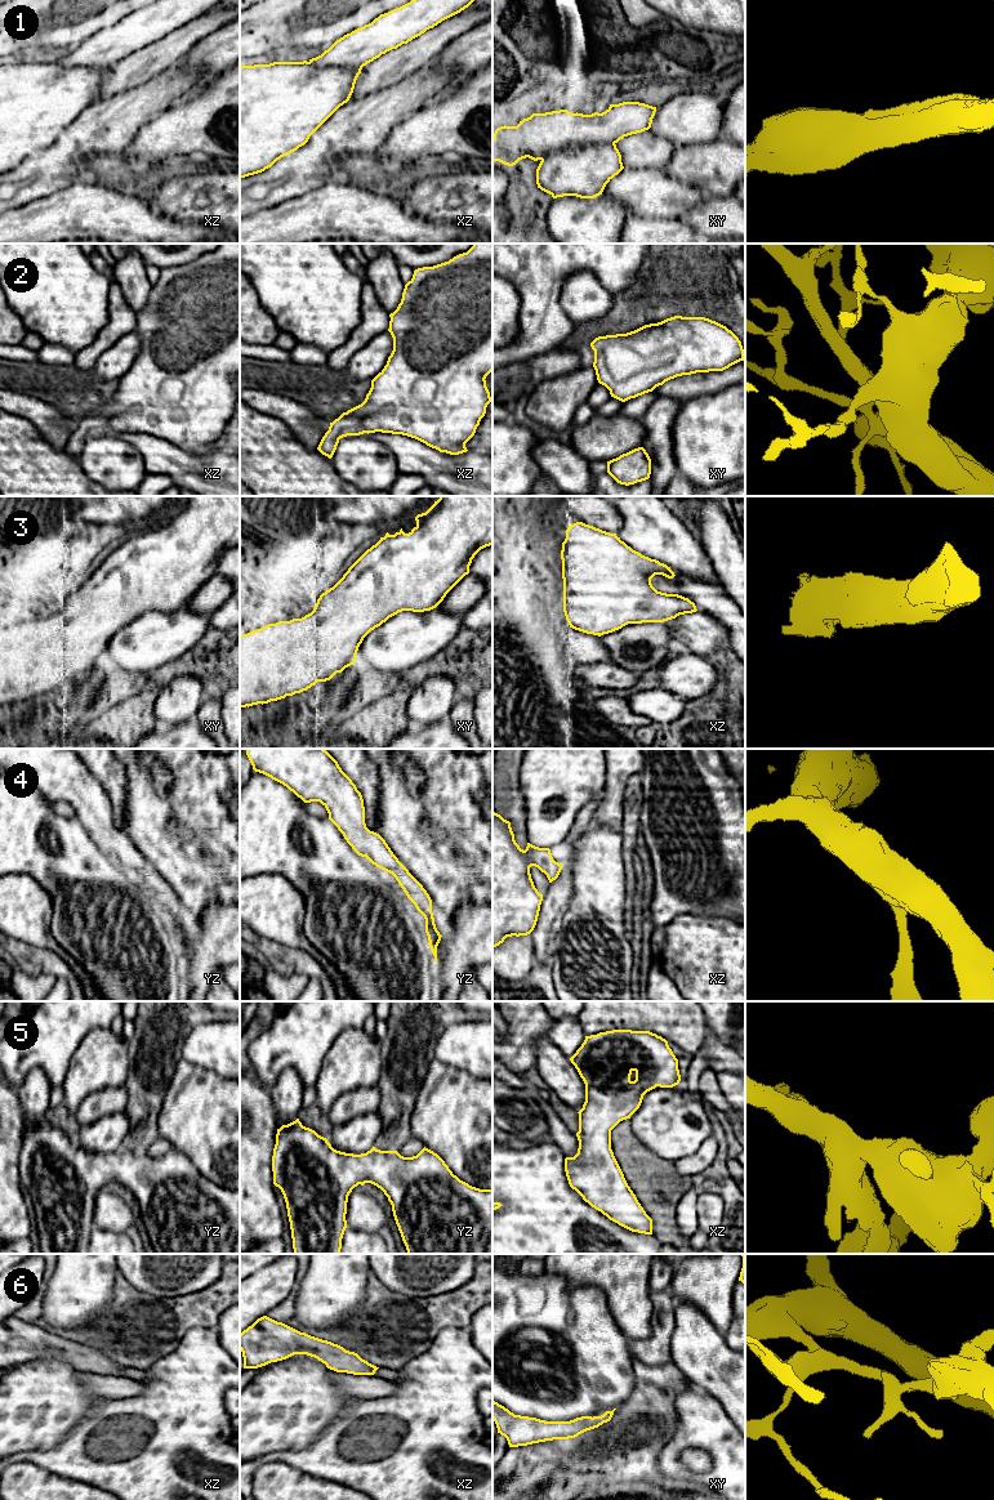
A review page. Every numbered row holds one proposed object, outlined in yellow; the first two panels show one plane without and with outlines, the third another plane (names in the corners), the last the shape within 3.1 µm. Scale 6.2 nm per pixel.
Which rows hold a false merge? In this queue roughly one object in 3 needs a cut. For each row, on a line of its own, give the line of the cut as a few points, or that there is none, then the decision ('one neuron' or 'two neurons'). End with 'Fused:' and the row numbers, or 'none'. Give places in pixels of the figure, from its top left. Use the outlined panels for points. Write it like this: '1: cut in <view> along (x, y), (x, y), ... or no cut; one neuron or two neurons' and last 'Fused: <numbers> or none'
1: cut in xy along (614, 142), (570, 144), (547, 155), (542, 160); two neurons
2: no cut; one neuron
3: no cut; one neuron
4: no cut; one neuron
5: no cut; one neuron
6: no cut; one neuron
Fused: 1

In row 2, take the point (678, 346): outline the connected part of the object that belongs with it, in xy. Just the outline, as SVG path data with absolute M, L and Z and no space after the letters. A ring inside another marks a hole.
M674 316L627 334L598 336L590 347L598 383L621 402L677 376L723 371L744 361L739 338L705 317Z

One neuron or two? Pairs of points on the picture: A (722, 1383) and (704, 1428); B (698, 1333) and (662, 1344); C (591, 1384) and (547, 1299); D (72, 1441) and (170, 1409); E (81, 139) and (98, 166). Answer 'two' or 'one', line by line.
A: two
B: two
C: one
D: one
E: two

